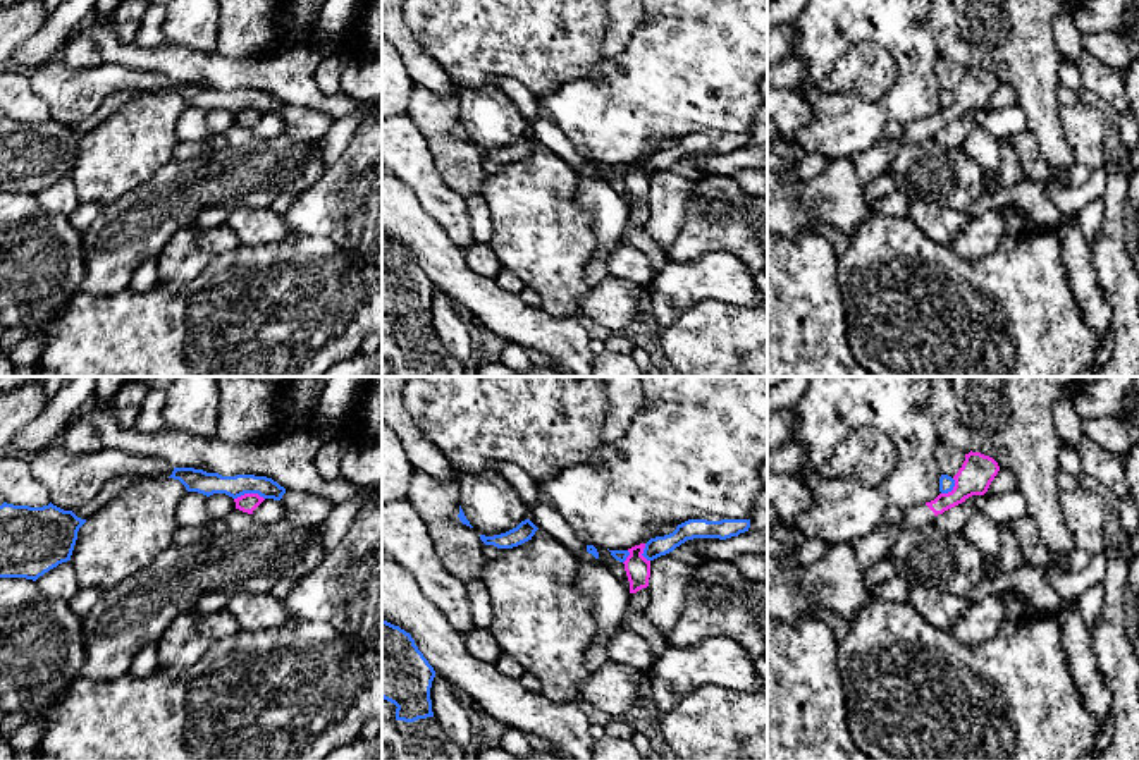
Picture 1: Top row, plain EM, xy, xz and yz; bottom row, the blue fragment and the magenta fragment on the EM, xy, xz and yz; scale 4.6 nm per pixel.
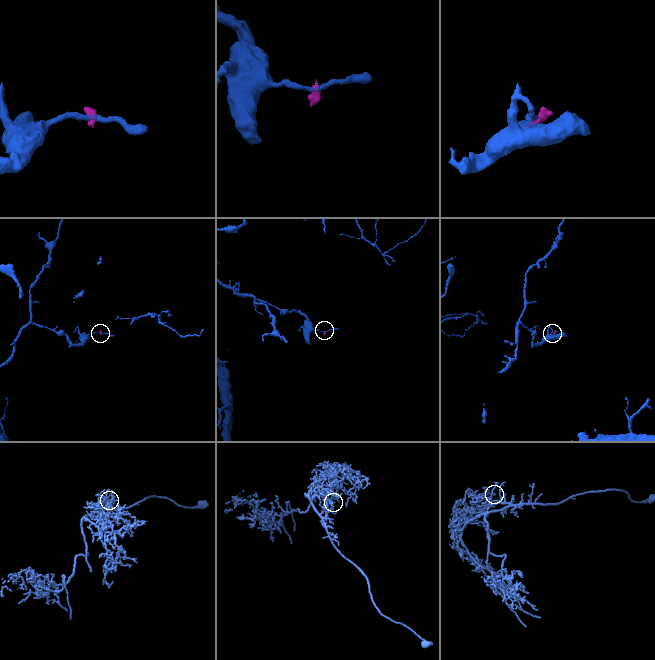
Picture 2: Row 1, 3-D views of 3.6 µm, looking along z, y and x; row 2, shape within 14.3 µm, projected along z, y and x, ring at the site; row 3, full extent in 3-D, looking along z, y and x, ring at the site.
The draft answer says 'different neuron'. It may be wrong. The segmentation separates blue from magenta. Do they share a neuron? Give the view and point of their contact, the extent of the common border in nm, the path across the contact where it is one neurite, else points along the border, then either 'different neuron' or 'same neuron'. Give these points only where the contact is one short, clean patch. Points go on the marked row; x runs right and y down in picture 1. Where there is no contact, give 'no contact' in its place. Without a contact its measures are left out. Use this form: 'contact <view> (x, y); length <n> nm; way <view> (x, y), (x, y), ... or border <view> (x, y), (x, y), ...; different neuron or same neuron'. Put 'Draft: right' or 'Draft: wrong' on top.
Draft: right
contact xy (248, 492); length 140 nm; border xy (264, 497), (241, 494), (234, 499); different neuron

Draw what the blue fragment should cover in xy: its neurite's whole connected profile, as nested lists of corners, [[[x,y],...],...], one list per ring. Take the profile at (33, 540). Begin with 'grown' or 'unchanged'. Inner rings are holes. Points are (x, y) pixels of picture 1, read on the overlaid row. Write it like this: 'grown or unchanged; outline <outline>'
unchanged; outline [[[52,502],[43,507],[0,506],[0,578],[40,576],[71,561],[86,519]]]

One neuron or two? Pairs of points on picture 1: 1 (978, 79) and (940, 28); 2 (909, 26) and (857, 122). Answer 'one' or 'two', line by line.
1: two
2: one

